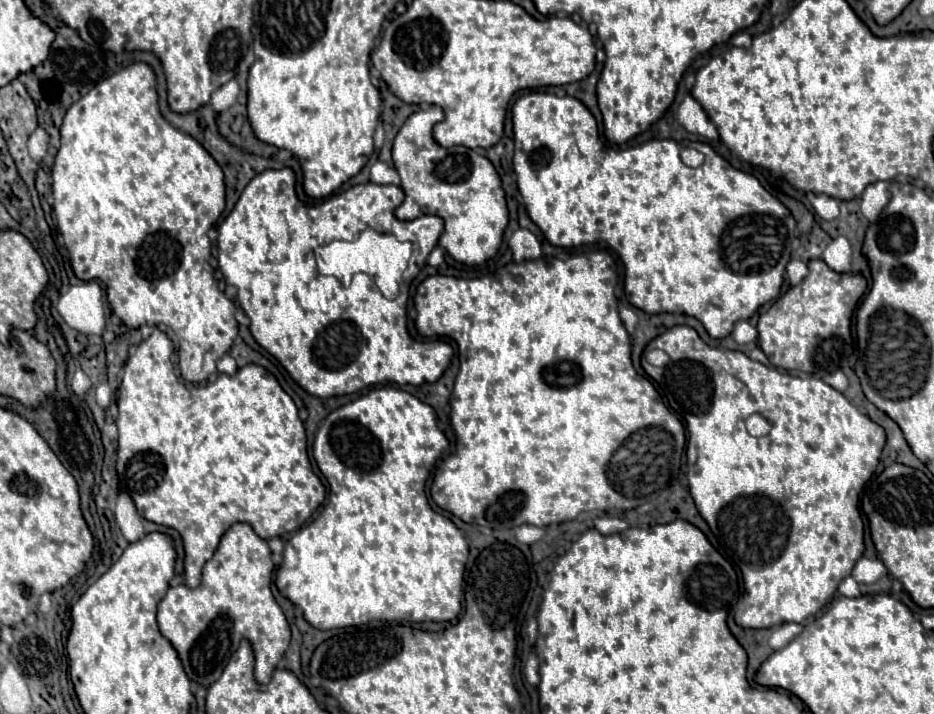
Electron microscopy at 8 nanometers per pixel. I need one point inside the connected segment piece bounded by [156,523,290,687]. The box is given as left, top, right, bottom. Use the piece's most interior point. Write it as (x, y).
(205, 625)

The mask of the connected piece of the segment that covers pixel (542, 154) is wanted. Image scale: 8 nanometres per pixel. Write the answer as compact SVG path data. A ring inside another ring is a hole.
M539 91L526 93L516 99L516 103L512 107L512 131L514 131L514 161L512 161L512 165L514 165L514 173L516 173L516 185L518 185L518 191L524 199L524 207L530 215L530 219L540 227L540 231L550 241L550 245L556 245L556 247L580 247L580 245L606 241L624 263L624 293L626 293L626 299L634 307L638 307L650 315L678 311L678 313L696 317L704 325L704 329L708 331L710 337L720 339L720 337L730 335L736 321L750 319L762 305L766 305L768 301L778 297L782 281L784 281L784 269L786 269L786 263L790 261L790 253L792 253L792 241L796 237L794 219L792 219L790 211L780 201L776 201L760 185L760 181L754 175L734 169L710 145L690 143L690 147L694 147L696 151L700 151L704 155L704 165L700 165L696 169L686 167L682 163L680 151L684 147L682 147L682 143L678 143L674 139L648 141L640 147L616 149L616 147L606 145L600 139L592 113L578 99L556 97L556 95L548 95L546 92Z

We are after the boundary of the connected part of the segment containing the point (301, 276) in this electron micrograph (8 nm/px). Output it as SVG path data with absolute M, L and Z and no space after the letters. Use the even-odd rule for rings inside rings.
M268 169L260 173L246 185L232 213L218 227L218 269L224 275L224 283L236 287L236 301L250 319L250 333L256 343L276 357L304 391L320 399L350 395L380 383L422 385L438 381L450 363L452 347L444 341L414 341L406 329L406 303L400 303L400 299L384 299L364 273L354 275L350 287L342 287L334 277L322 277L316 269L314 251L330 241L354 241L362 231L370 229L382 235L394 235L398 241L410 241L414 245L412 261L424 263L442 235L442 219L422 215L412 221L398 221L394 209L402 203L404 193L396 185L354 185L332 199L316 203L316 207L300 203L294 185L296 177L290 169Z

